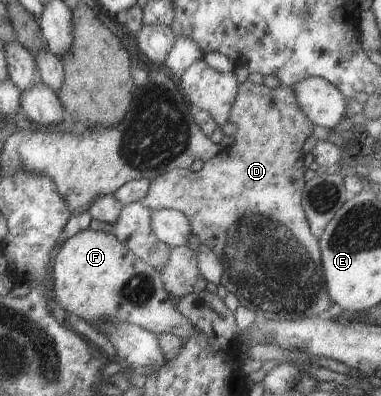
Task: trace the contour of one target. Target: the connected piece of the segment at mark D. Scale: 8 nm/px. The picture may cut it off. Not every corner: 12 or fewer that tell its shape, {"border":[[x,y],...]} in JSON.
{"border":[[238,84],[231,146],[155,177],[256,317],[321,313],[300,203],[314,126]]}

